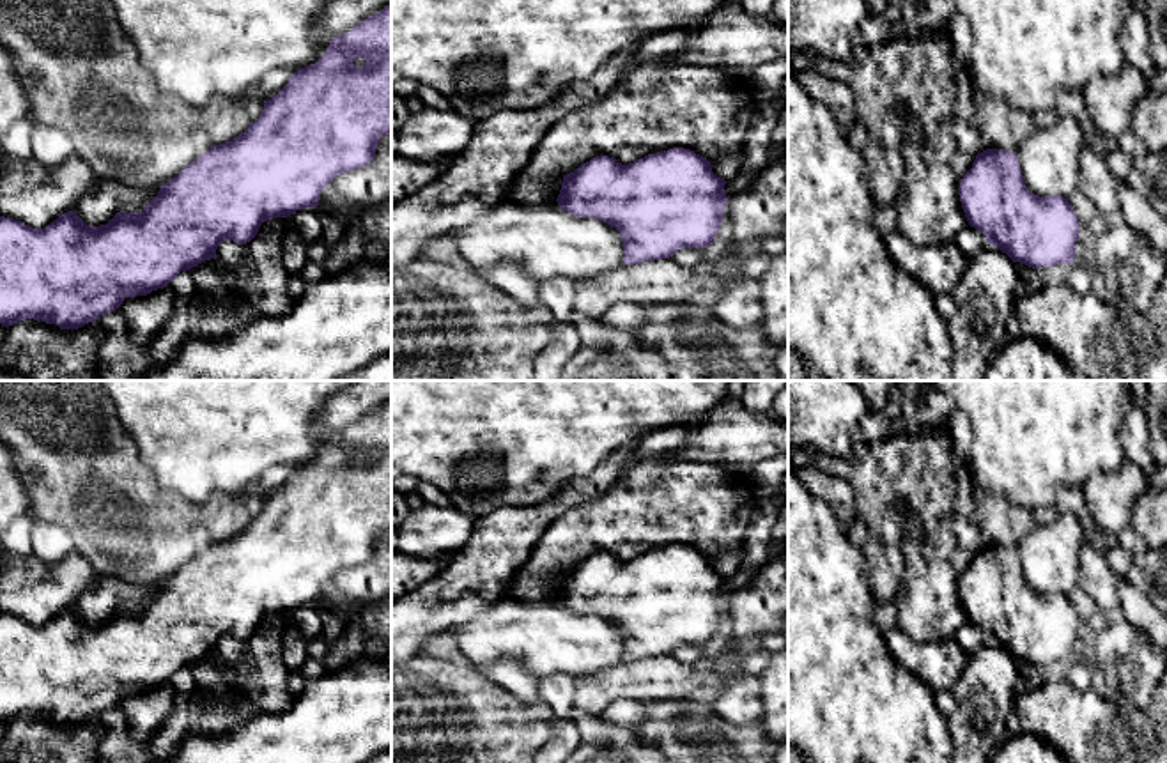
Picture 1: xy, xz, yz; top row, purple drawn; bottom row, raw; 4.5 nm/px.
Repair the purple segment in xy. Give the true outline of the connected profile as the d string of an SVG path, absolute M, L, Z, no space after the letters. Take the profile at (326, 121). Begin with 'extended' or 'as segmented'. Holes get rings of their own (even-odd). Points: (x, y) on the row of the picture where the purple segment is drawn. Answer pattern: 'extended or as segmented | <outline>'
as segmented | M391 4L329 41L324 55L294 73L260 117L237 138L214 145L174 179L140 212L117 212L106 225L90 227L76 212L58 214L44 228L0 216L0 324L23 319L78 329L117 310L126 297L166 287L181 271L216 258L223 241L250 243L260 225L317 207L324 188L345 172L367 166L383 135L391 133Z

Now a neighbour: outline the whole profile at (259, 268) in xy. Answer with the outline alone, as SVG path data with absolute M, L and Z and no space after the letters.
M264 221L246 244L223 241L216 250L216 260L232 262L239 290L260 315L282 317L292 310L290 274L283 266L282 244L271 237L269 221Z

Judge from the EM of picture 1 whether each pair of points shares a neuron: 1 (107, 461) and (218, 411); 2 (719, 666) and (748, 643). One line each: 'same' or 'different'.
1: different
2: same

